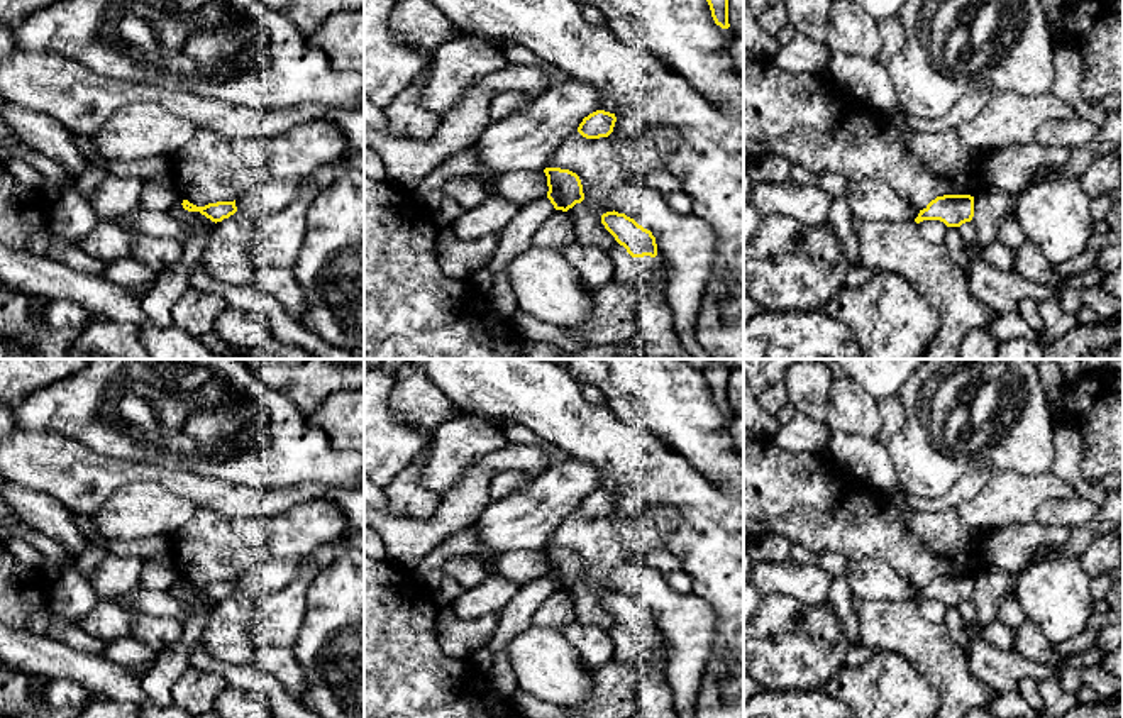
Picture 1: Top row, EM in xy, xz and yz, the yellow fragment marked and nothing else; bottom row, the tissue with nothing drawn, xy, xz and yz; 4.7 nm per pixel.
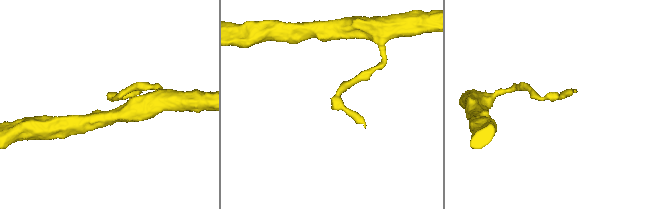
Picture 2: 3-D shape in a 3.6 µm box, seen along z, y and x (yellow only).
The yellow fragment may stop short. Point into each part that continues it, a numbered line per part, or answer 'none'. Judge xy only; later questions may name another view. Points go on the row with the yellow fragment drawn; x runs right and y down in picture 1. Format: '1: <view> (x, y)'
none

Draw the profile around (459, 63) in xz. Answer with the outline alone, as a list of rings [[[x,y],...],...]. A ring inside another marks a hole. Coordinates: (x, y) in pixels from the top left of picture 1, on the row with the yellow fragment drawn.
[[[459,34],[440,44],[434,54],[422,105],[442,117],[456,107],[466,91],[481,78],[510,64],[495,39]]]

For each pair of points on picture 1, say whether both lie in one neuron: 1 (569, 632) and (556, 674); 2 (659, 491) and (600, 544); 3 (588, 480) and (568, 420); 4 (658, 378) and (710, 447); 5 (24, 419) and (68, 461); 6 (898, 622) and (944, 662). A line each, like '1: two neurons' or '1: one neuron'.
1: two neurons
2: two neurons
3: two neurons
4: one neuron
5: two neurons
6: one neuron

